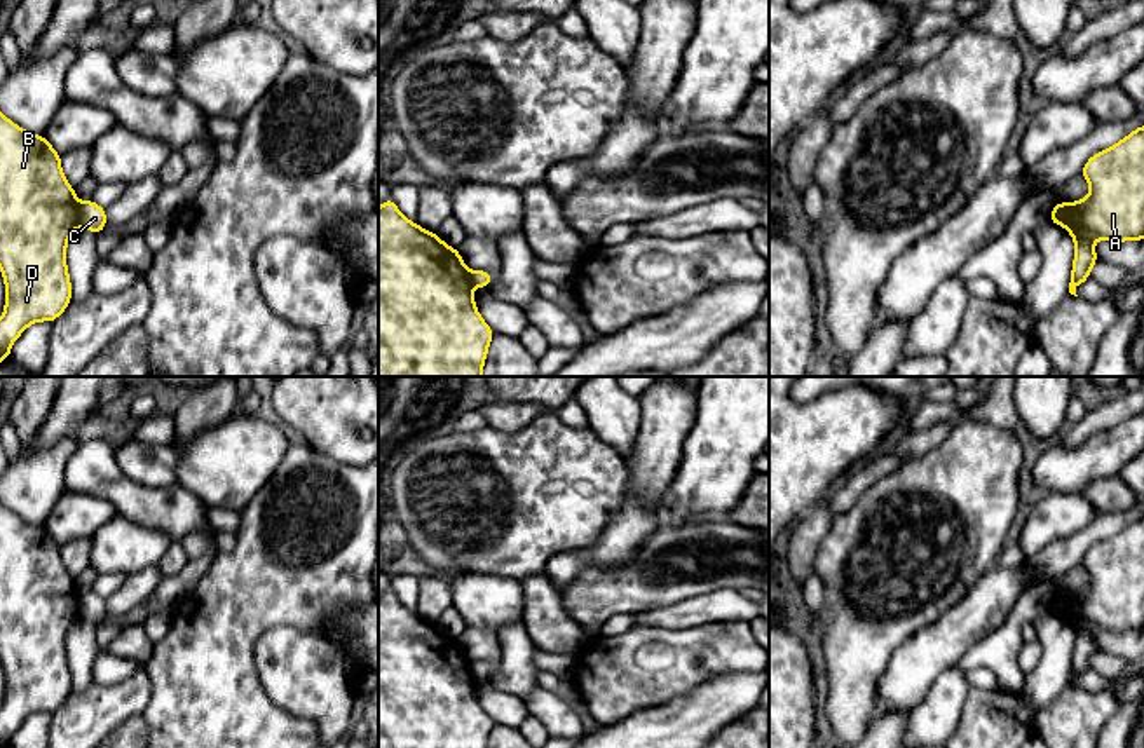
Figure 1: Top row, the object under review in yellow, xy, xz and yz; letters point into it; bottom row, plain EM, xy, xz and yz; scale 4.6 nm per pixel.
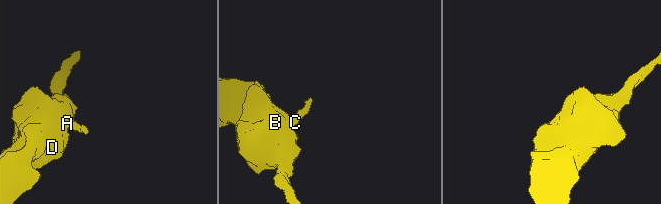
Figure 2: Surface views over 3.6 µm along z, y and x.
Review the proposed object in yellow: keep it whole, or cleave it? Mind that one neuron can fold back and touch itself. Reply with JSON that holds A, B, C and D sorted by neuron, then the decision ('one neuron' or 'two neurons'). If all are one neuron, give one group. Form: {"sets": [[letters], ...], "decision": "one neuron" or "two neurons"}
{"sets": [["A", "B", "D"], ["C"]], "decision": "two neurons"}

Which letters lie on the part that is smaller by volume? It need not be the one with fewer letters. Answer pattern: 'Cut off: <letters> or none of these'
Cut off: C

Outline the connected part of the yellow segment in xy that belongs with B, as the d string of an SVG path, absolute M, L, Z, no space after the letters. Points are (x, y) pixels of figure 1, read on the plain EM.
M0 504L0 661L5 697L0 708L0 748L33 713L54 713L72 694L66 636L78 617L75 579L61 560L61 546L45 527L31 525Z

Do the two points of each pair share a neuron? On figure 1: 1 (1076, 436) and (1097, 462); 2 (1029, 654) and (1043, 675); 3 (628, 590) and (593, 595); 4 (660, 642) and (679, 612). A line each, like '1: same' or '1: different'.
1: different
2: different
3: same
4: different

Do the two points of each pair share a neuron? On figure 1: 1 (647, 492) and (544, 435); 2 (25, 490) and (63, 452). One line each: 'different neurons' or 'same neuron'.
1: different neurons
2: same neuron

